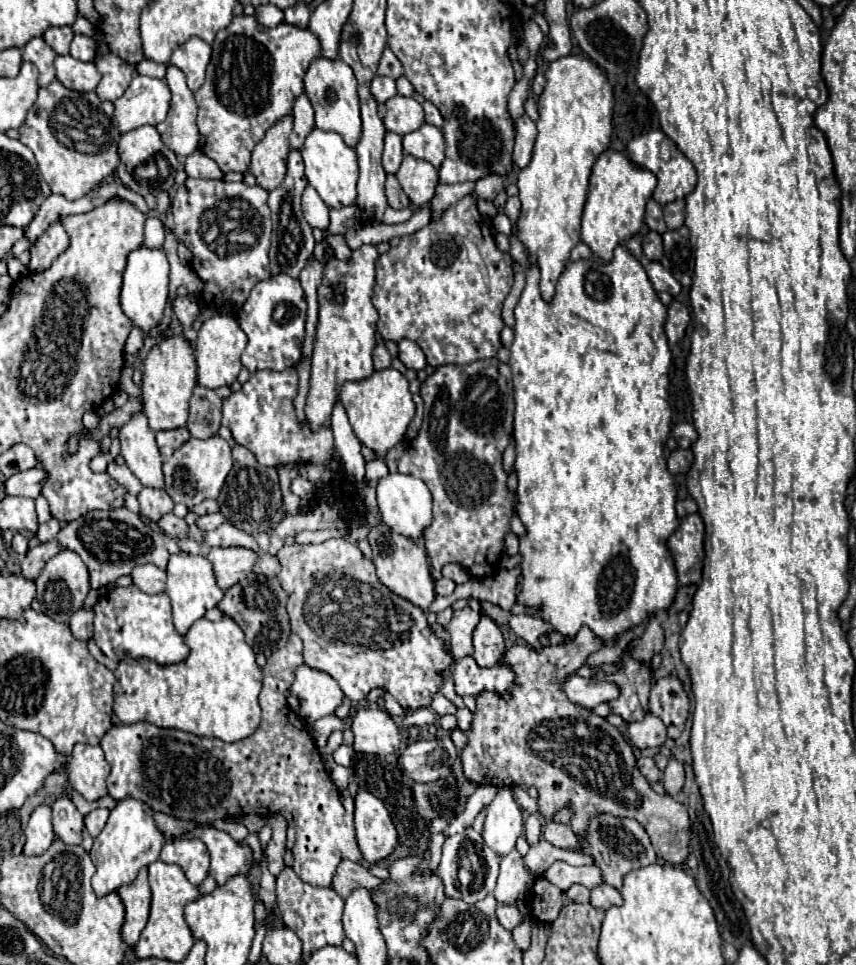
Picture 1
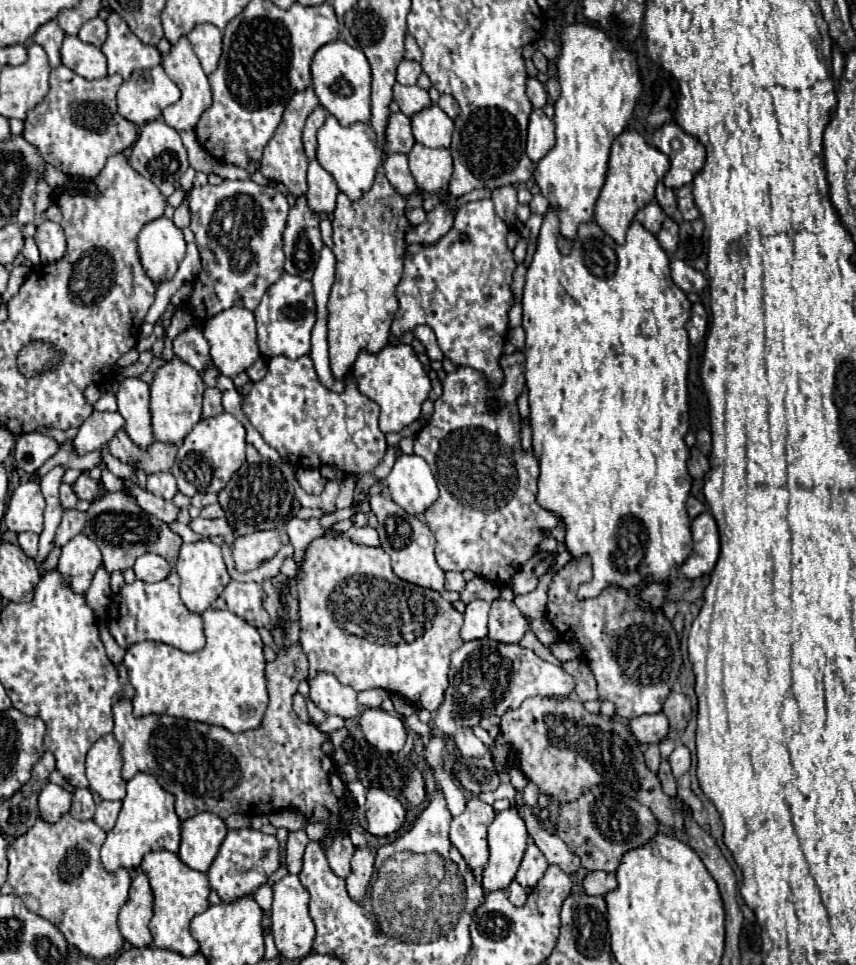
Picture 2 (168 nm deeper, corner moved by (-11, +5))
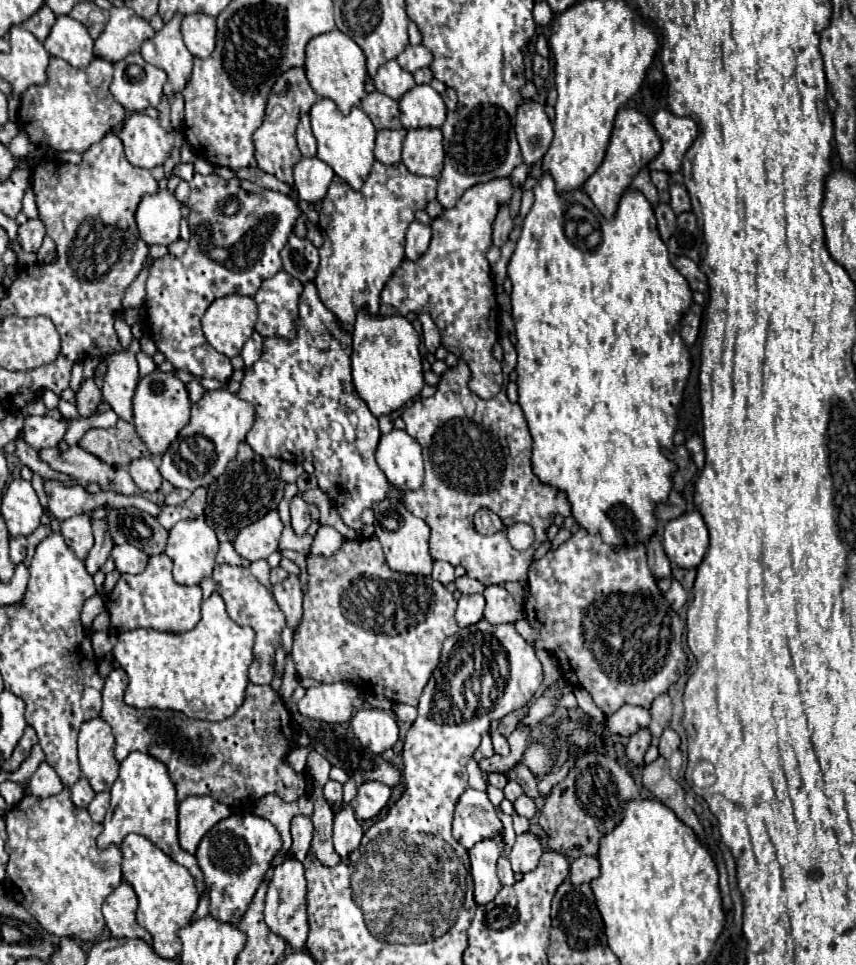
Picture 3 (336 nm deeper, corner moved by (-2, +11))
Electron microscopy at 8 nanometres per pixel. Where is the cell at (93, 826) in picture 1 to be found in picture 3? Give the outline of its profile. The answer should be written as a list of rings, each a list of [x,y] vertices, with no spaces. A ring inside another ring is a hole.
[[[101,792],[93,798],[93,802],[89,804],[87,810],[95,822],[103,822],[107,808],[109,808],[109,792]]]

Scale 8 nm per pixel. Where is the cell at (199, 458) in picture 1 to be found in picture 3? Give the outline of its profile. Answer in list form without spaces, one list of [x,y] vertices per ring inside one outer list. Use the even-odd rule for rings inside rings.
[[[227,388],[207,390],[199,402],[191,406],[191,420],[179,432],[177,440],[161,456],[161,476],[169,480],[175,488],[195,490],[213,484],[227,468],[227,464],[237,454],[239,442],[245,440],[249,428],[253,426],[253,404],[241,400]]]

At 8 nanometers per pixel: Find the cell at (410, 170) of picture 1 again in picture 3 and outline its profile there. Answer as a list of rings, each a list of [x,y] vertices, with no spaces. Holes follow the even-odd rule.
[[[439,128],[407,130],[403,142],[403,164],[419,176],[439,178],[443,168],[443,134]]]

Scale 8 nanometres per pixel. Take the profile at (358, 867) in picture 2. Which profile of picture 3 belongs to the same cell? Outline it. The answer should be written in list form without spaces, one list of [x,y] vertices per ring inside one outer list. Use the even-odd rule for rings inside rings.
[[[345,804],[337,814],[335,814],[335,822],[333,822],[333,844],[335,844],[335,852],[345,858],[349,856],[349,852],[353,852],[355,848],[359,848],[363,836],[363,828],[355,818],[355,810],[353,806]]]

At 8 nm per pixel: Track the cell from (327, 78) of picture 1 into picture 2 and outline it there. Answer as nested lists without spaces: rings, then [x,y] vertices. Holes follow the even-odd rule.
[[[344,40],[322,46],[312,60],[312,86],[320,104],[342,126],[370,120],[370,64],[362,50],[348,46]]]

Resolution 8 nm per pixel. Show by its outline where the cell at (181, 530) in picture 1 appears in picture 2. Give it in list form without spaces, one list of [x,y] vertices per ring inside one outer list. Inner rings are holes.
[[[126,480],[124,488],[132,490],[132,494],[136,496],[136,502],[140,504],[140,508],[142,508],[144,512],[148,512],[148,514],[164,520],[166,524],[172,524],[172,522],[178,520],[180,508],[178,508],[174,502],[166,502],[166,500],[150,494],[150,492],[146,492],[146,490],[140,490],[140,488],[138,488],[136,484],[132,484],[130,480]]]

